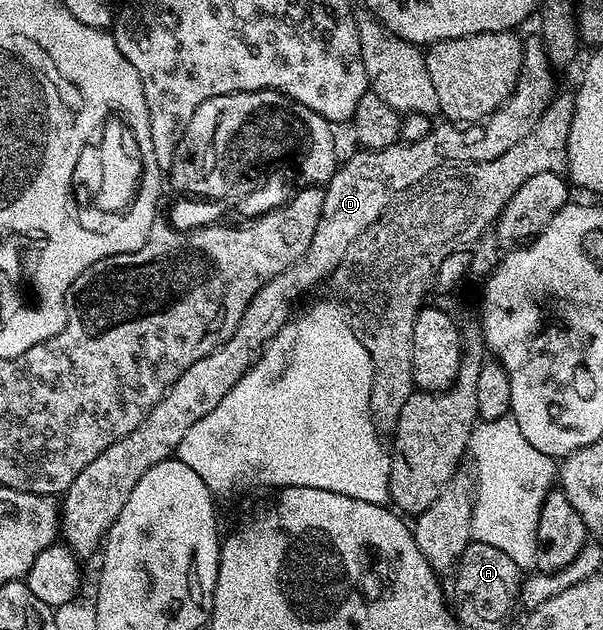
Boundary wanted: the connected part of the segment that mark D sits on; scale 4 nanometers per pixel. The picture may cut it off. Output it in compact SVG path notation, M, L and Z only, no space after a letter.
M527 39L522 45L522 73L518 75L516 86L502 107L497 108L491 116L487 116L481 122L467 123L465 126L458 122L435 123L434 129L424 138L420 138L420 142L412 142L411 144L399 142L387 148L359 150L354 157L339 167L329 184L325 185L324 206L320 210L320 222L316 222L316 234L312 234L312 242L308 242L308 250L304 250L304 254L300 258L296 258L296 262L292 262L292 266L288 266L280 274L276 274L276 278L269 280L263 288L256 290L252 302L248 302L244 314L240 314L240 322L236 326L232 338L228 338L220 347L212 350L212 354L200 358L200 362L192 362L192 366L188 366L188 370L184 370L184 374L180 374L180 378L176 378L176 382L164 394L164 398L160 398L160 402L156 402L156 406L152 406L152 410L146 415L144 422L140 422L140 426L136 426L136 430L132 430L132 434L112 442L112 446L108 446L108 450L104 450L104 454L100 454L95 460L88 462L88 466L84 466L84 470L80 470L76 482L72 482L70 489L61 497L60 536L65 544L74 551L75 556L79 558L90 556L94 552L94 547L97 544L99 547L105 541L106 533L116 522L120 510L124 510L124 502L128 502L128 494L132 494L132 490L136 490L136 482L140 482L140 478L144 478L144 474L148 474L148 470L152 470L152 466L171 459L178 451L180 438L184 438L184 434L188 434L188 430L192 430L192 426L196 426L196 422L200 422L200 418L204 418L204 414L208 414L208 410L215 408L224 398L224 394L228 394L228 390L232 390L232 386L236 386L236 382L240 382L242 375L262 355L271 338L291 319L290 307L293 306L294 299L316 287L321 280L329 281L340 266L348 246L352 246L352 242L356 242L357 236L364 234L364 230L368 230L368 226L372 226L372 222L376 222L376 218L380 218L380 214L384 214L384 210L392 201L397 200L403 192L407 192L412 186L416 186L416 182L420 182L428 174L432 174L436 169L444 168L448 164L488 162L492 158L498 158L500 154L504 154L512 146L516 146L516 142L520 142L520 138L525 138L532 131L532 126L536 126L536 122L540 122L544 110L548 110L548 106L554 101L556 95L554 75L556 75L555 69L552 67L549 58L546 57L546 47L542 44L541 39Z

